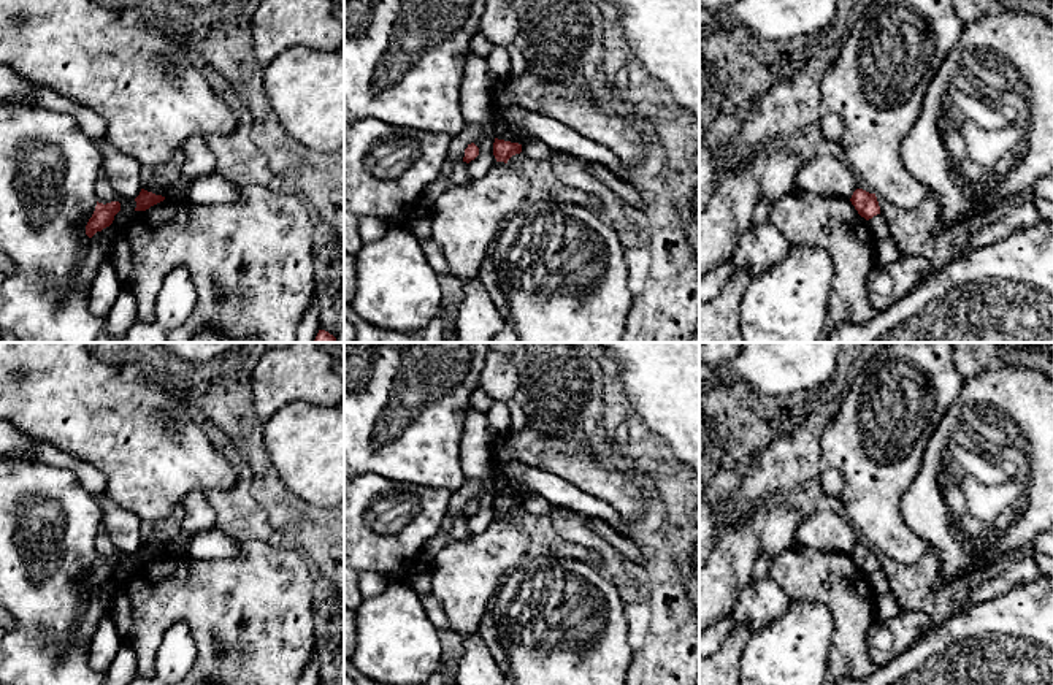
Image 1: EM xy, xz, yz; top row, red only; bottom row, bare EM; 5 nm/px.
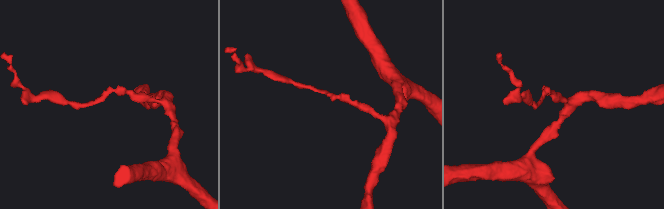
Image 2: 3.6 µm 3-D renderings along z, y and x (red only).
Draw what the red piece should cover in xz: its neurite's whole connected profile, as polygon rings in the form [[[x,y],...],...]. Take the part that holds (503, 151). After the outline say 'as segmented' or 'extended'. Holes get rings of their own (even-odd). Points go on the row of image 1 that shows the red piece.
[[[495,138],[493,155],[495,155],[496,162],[507,163],[507,160],[512,155],[520,154],[520,152],[522,152],[522,144]]] | as segmented

